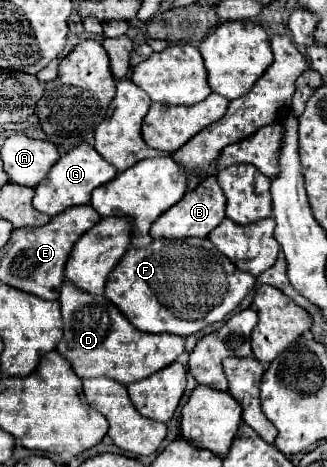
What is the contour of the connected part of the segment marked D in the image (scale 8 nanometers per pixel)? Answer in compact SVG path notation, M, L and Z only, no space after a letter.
M64 282L60 294L60 310L64 320L64 336L56 350L70 360L74 372L84 378L106 376L120 384L130 384L148 378L150 374L170 366L184 352L186 338L176 334L146 334L136 330L118 308L102 294L94 296Z

